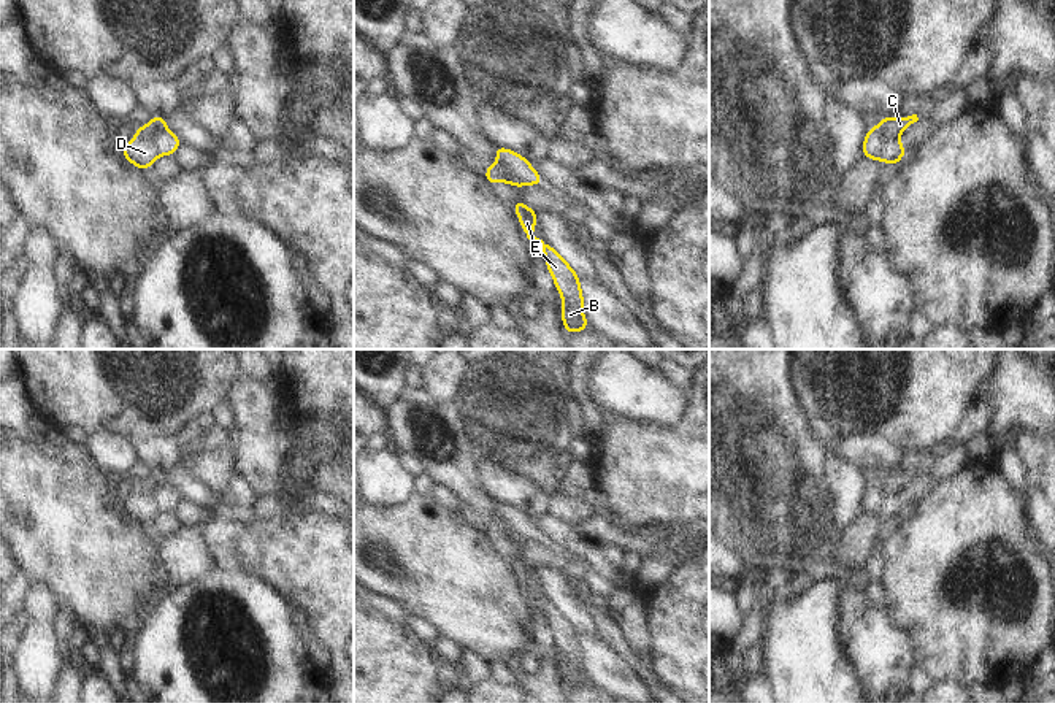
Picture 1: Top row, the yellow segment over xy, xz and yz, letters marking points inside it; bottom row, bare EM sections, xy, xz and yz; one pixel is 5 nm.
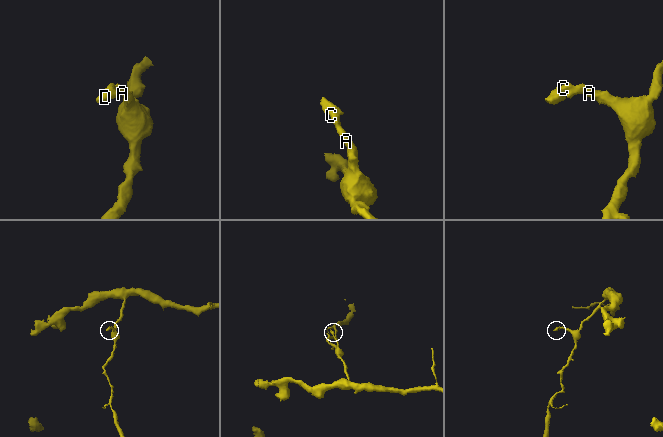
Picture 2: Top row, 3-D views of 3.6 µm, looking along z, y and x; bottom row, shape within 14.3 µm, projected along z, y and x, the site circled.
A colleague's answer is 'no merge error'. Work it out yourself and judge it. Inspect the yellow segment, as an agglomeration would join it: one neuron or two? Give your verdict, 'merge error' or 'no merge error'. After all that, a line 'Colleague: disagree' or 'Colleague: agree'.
merge error
Colleague: disagree

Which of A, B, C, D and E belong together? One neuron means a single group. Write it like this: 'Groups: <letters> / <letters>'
Groups: A B C E / D.

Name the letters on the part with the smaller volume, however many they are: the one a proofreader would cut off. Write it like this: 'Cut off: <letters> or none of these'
Cut off: D

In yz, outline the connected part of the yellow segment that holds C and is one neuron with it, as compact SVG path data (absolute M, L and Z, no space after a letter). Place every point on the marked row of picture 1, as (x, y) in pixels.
M917 114L907 117L882 117L879 125L882 127L882 136L885 140L898 138L909 125L917 122Z

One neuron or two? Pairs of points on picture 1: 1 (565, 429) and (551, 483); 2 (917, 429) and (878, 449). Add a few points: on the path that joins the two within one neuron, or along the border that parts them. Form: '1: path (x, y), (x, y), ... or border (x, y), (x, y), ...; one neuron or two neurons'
1: path (552, 441), (548, 446), (548, 470); one neuron
2: border (855, 432), (874, 432), (905, 449); two neurons

